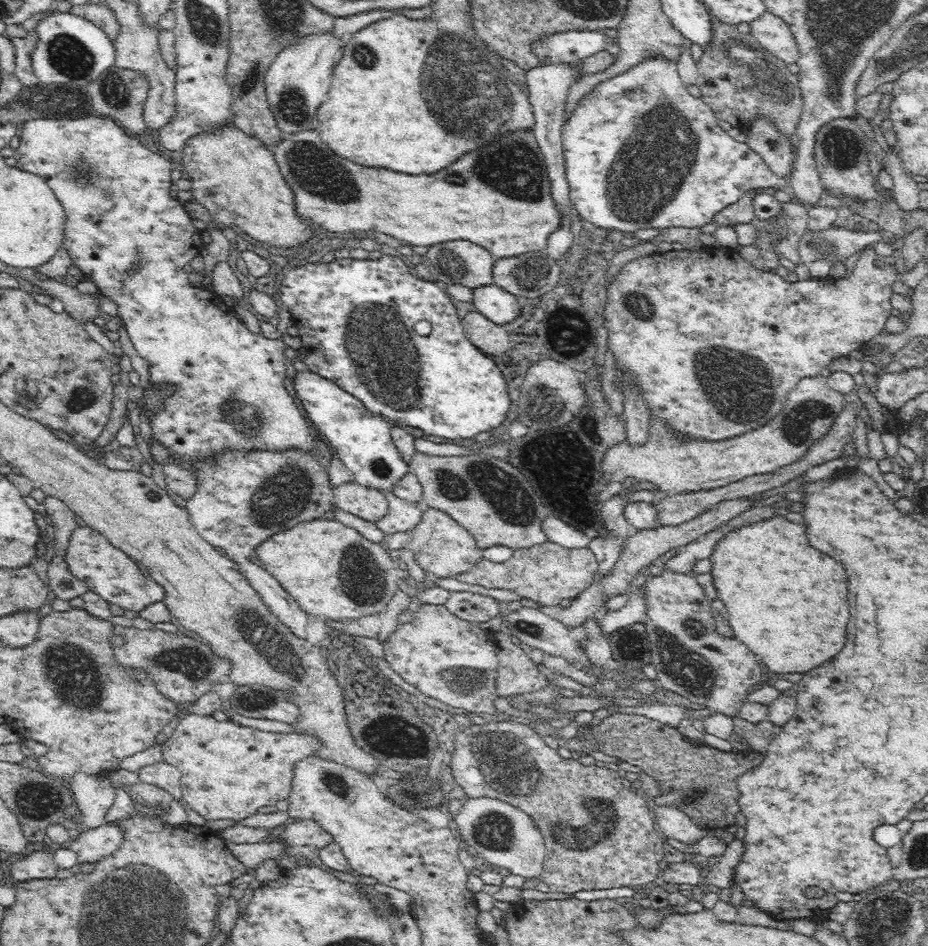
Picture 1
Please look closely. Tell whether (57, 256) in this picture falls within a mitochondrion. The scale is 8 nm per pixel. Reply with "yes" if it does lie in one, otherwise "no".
no

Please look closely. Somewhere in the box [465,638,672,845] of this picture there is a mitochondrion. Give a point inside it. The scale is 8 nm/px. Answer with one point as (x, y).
(496, 766)

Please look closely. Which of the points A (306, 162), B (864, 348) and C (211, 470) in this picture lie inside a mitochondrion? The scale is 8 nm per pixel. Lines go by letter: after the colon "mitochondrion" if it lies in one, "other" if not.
A: mitochondrion
B: other
C: other

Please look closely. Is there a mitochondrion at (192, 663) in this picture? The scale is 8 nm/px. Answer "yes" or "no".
yes

